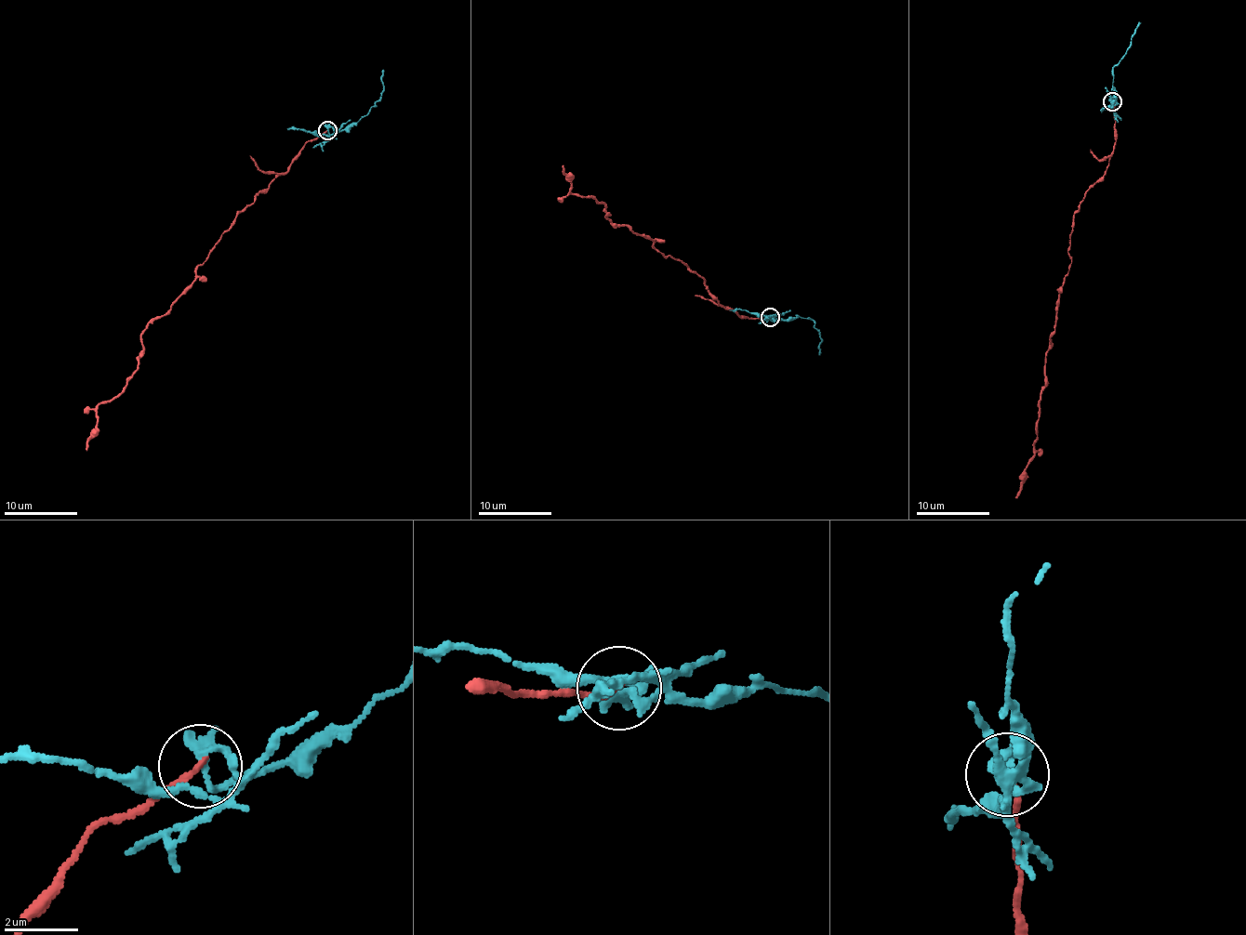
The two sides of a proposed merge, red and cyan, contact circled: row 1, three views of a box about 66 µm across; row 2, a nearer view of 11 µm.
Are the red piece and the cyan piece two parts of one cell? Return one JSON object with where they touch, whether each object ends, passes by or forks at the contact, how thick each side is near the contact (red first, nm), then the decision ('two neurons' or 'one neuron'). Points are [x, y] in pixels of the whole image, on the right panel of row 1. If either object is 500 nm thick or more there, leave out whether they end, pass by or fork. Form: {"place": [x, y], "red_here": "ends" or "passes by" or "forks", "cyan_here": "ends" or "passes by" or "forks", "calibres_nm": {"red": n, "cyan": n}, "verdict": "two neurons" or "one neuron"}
{"place": [1112, 101], "red_here": "ends", "cyan_here": "forks", "calibres_nm": {"red": 180, "cyan": 190}, "verdict": "two neurons"}

